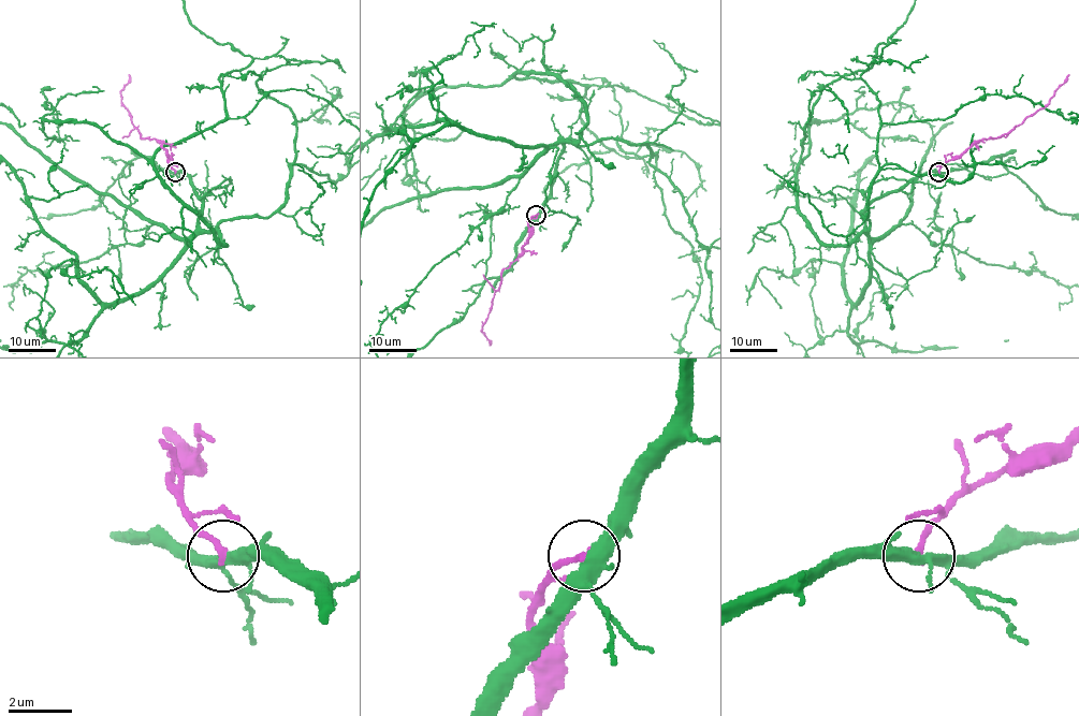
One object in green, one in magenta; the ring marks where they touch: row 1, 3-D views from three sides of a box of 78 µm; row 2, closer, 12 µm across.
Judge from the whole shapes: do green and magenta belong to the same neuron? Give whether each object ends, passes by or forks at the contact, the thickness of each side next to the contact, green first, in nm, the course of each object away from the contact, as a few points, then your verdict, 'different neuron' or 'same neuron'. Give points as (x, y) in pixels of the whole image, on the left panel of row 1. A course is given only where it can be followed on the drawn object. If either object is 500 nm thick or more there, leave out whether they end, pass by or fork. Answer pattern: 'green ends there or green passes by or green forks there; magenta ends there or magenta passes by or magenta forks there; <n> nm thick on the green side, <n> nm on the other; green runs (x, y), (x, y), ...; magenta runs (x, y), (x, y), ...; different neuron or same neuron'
green forks there; magenta ends there; 320 nm thick on the green side, 190 nm on the other; green runs (176, 172), (201, 198), (198, 234), (144, 289), (103, 303), (14, 171); magenta runs (175, 172), (162, 144), (154, 139), (141, 137), (122, 105), (120, 90), (129, 82), (129, 75); different neuron

